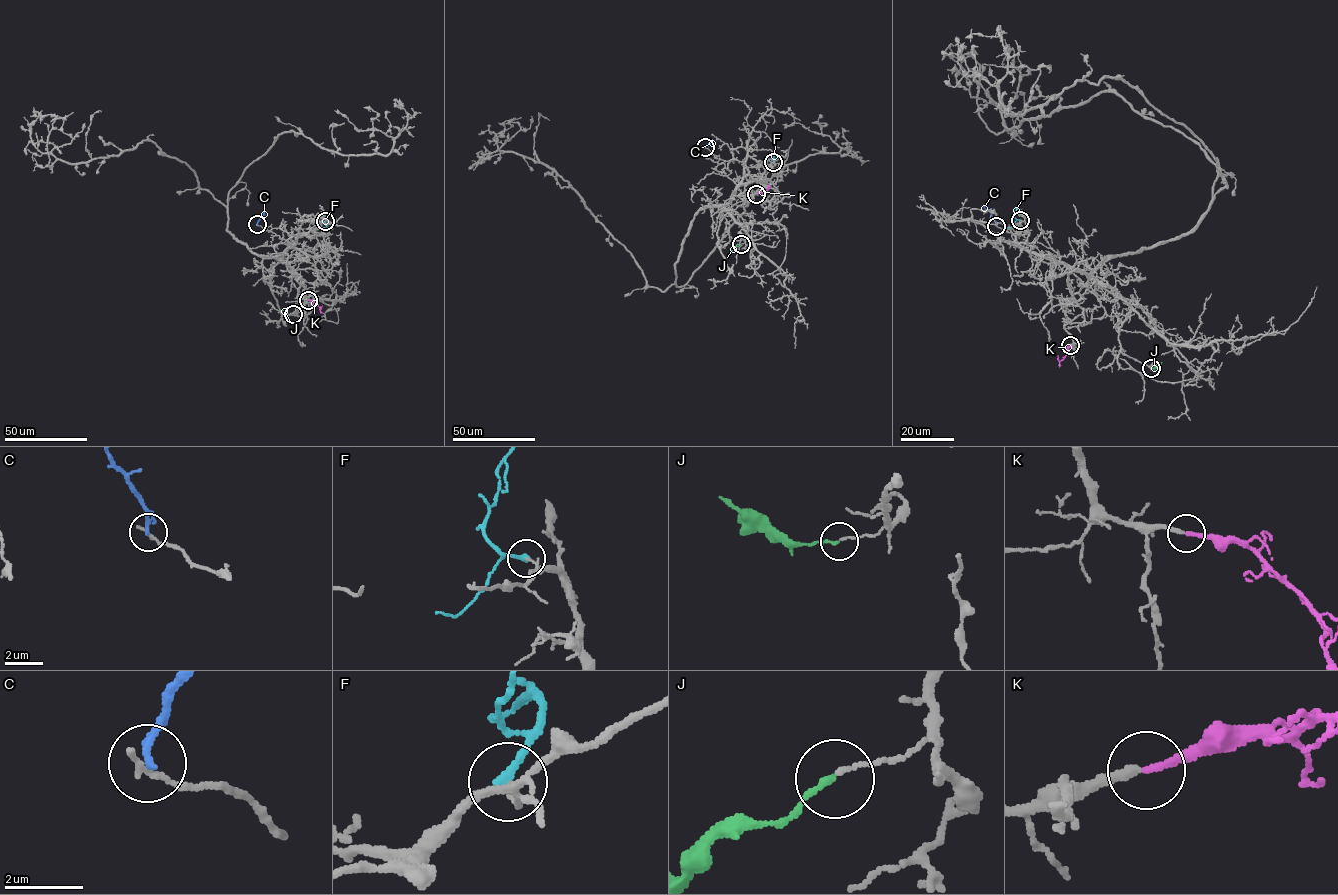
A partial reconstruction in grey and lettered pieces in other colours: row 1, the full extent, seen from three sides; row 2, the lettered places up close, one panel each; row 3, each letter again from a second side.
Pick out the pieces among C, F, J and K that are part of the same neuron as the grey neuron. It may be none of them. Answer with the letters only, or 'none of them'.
K

